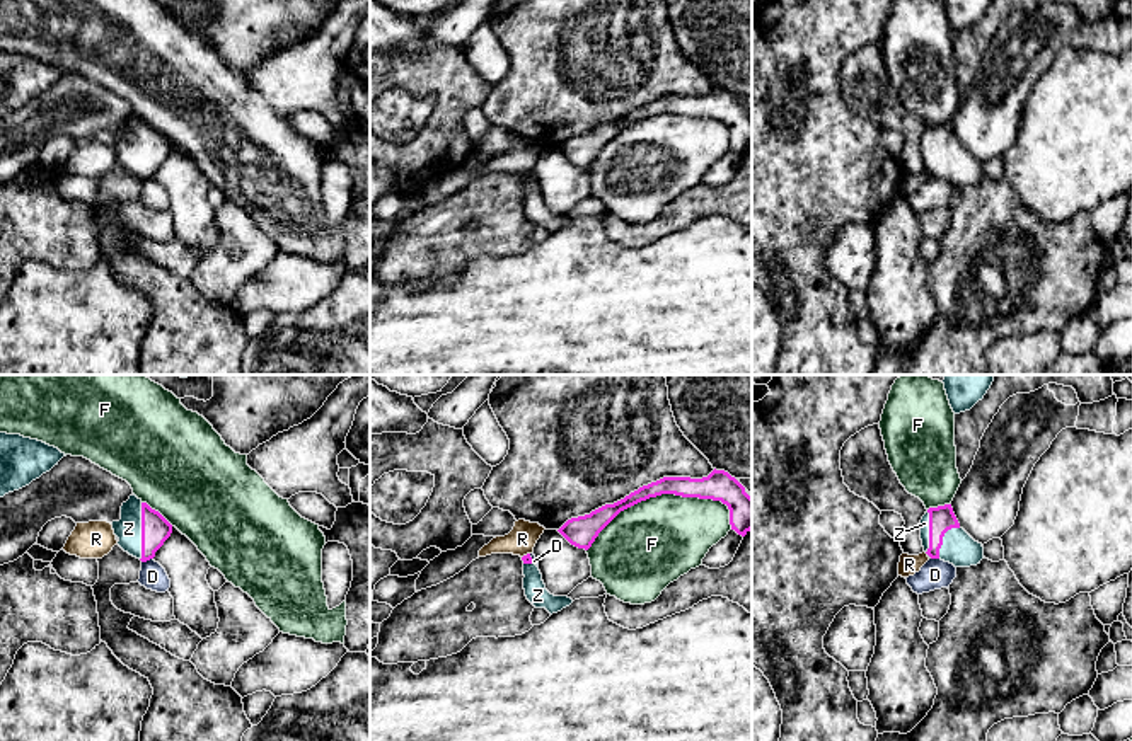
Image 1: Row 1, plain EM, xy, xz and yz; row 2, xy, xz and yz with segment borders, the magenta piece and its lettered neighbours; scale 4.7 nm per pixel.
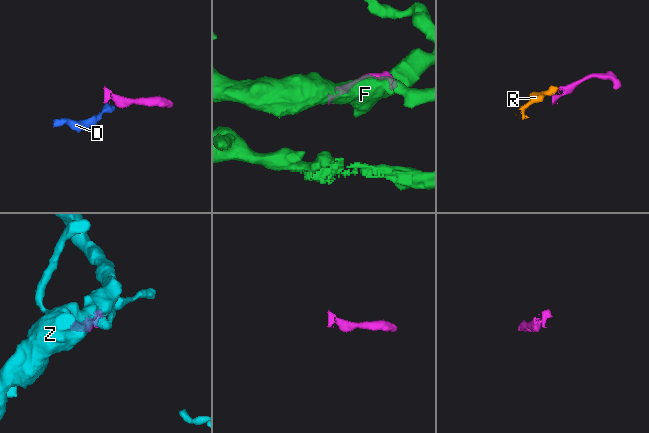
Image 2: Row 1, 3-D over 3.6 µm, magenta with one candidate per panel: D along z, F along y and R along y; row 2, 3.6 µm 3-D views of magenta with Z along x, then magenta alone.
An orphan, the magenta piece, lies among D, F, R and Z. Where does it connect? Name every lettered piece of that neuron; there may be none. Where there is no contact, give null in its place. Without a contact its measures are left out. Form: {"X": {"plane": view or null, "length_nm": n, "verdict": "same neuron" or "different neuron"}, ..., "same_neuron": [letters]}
{"D": {"plane": "xy", "length_nm": 60, "verdict": "different neuron"}, "F": {"plane": "xz", "length_nm": 700, "verdict": "different neuron"}, "R": {"plane": "xz", "length_nm": 50, "verdict": "different neuron"}, "Z": {"plane": "xy", "length_nm": 280, "verdict": "same neuron"}, "same_neuron": ["Z"]}

